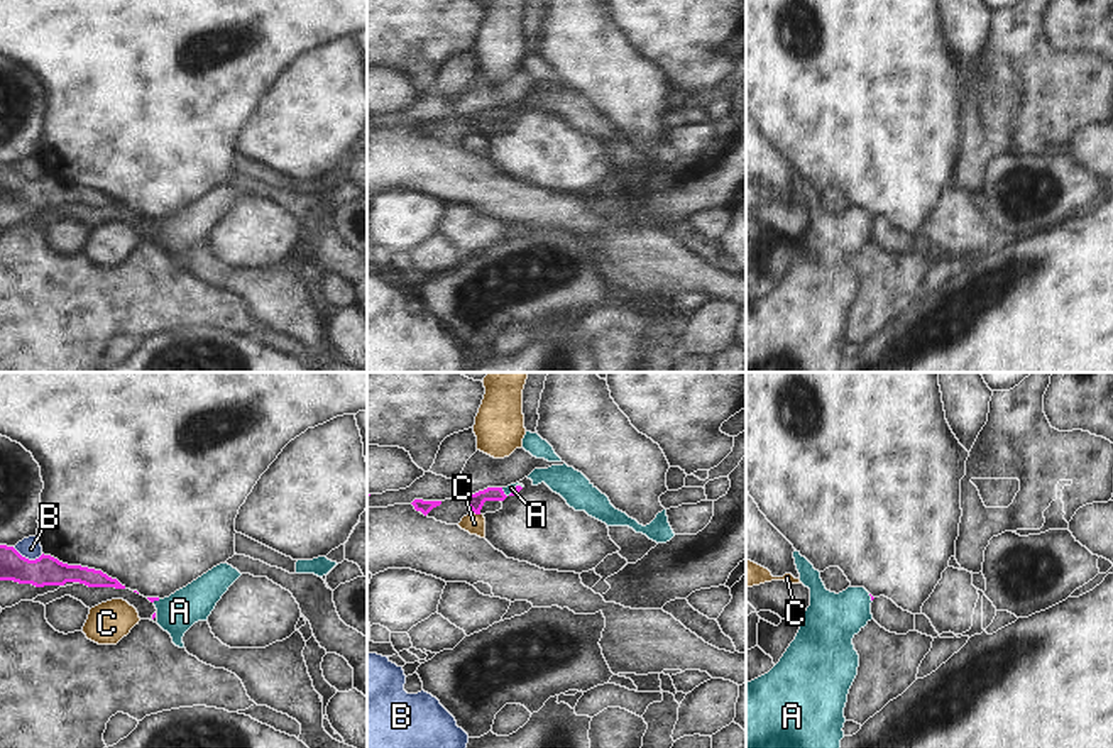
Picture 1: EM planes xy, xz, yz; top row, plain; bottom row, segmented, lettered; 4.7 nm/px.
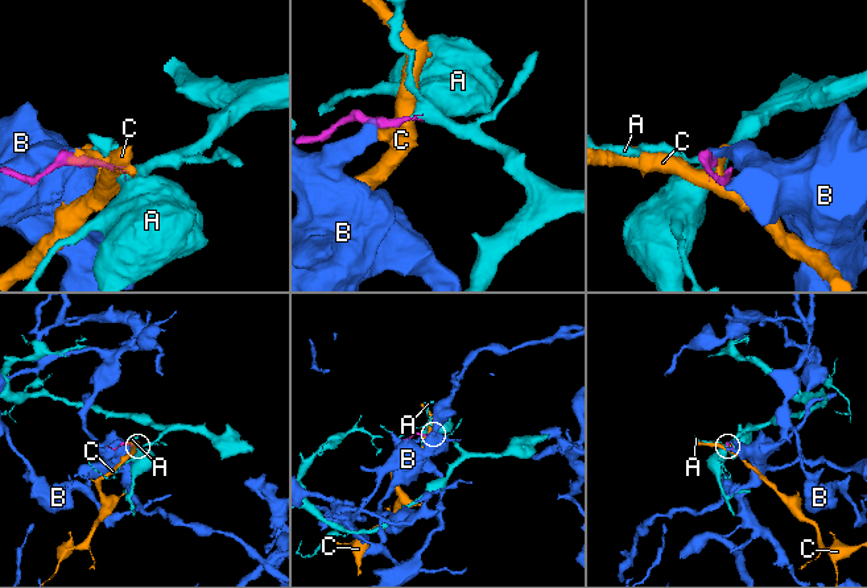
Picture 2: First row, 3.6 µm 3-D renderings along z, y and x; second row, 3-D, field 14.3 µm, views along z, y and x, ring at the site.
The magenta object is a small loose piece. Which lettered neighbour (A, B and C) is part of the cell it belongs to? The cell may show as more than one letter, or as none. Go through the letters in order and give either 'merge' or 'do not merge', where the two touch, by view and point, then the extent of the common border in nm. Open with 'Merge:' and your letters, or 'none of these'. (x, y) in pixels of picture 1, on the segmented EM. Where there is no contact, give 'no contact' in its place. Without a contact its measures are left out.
Merge: A
A: merge; contact xz (513, 491); length 110 nm
B: do not merge; contact xy (27, 559); length 160 nm
C: do not merge; contact xz (476, 513); length 40 nm

